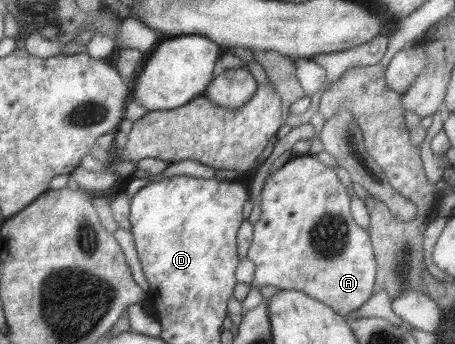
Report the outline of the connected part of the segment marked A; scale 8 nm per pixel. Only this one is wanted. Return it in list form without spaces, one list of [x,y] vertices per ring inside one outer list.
[[[310,154],[291,159],[267,180],[260,199],[262,212],[253,226],[253,240],[247,254],[255,264],[251,287],[267,285],[299,290],[344,317],[372,297],[377,272],[373,245],[367,230],[353,220],[351,197],[334,167],[321,163],[317,156]]]

